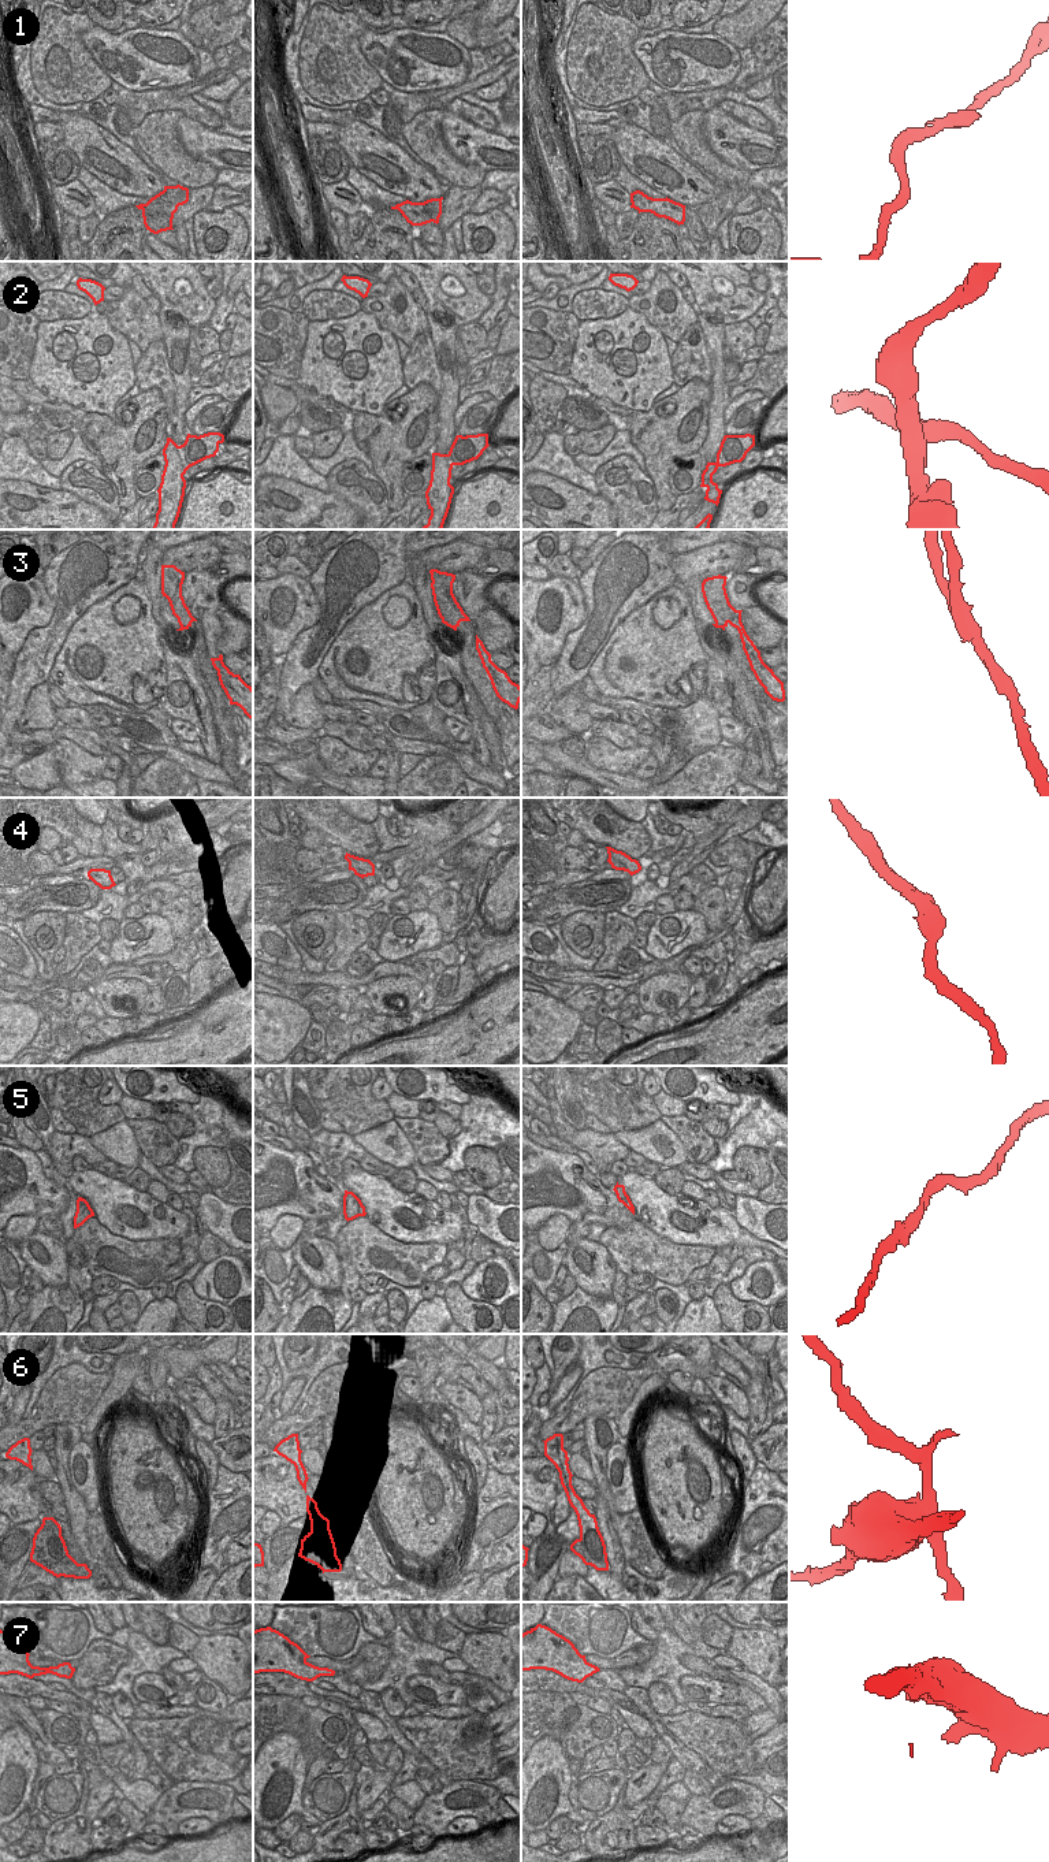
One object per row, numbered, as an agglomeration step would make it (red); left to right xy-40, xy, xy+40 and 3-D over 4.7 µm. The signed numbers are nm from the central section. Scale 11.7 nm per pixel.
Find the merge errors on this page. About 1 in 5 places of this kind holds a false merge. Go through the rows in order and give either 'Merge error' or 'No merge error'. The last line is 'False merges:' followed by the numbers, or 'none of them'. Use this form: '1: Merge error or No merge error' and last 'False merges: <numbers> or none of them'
1: No merge error
2: Merge error
3: Merge error
4: No merge error
5: No merge error
6: Merge error
7: No merge error
False merges: 2, 3, 6

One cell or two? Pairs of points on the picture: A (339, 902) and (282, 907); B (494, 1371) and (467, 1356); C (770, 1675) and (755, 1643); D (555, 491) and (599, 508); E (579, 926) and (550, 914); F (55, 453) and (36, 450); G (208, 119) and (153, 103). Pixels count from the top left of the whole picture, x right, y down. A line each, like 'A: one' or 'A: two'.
A: one
B: one
C: one
D: one
E: two
F: two
G: one

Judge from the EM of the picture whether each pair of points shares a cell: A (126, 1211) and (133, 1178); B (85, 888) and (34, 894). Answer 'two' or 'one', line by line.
A: two
B: one

